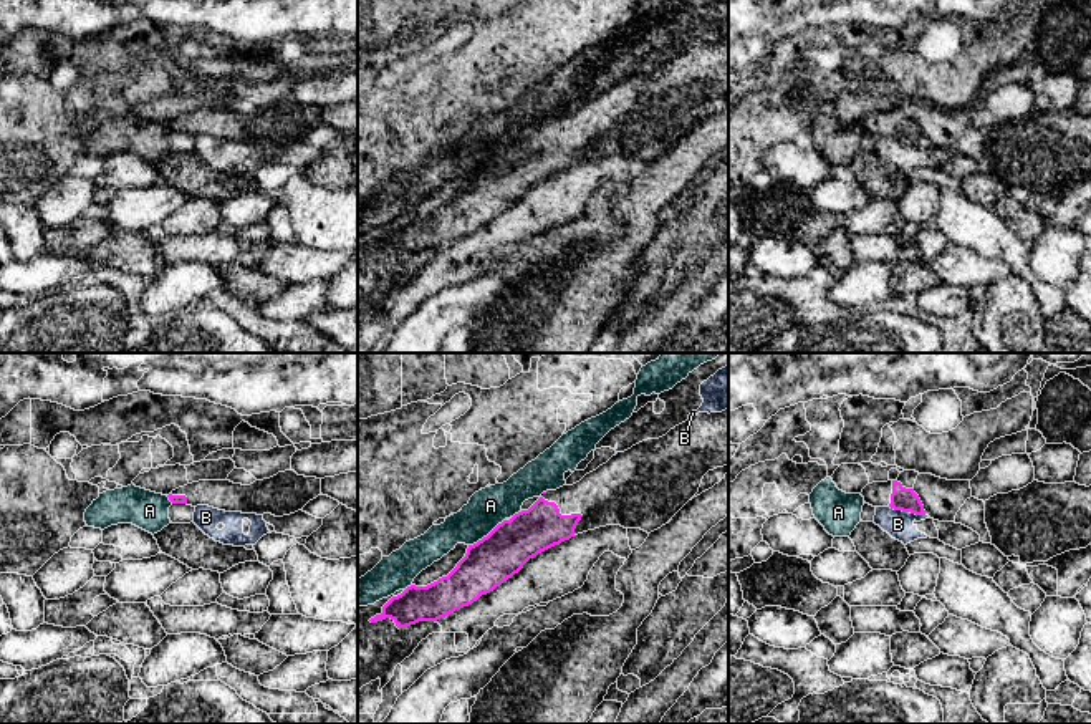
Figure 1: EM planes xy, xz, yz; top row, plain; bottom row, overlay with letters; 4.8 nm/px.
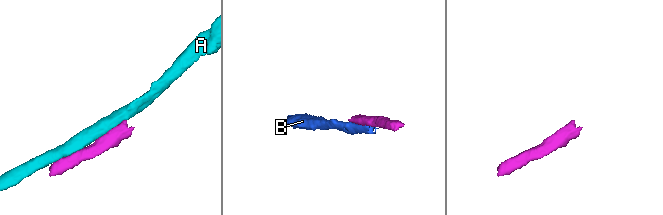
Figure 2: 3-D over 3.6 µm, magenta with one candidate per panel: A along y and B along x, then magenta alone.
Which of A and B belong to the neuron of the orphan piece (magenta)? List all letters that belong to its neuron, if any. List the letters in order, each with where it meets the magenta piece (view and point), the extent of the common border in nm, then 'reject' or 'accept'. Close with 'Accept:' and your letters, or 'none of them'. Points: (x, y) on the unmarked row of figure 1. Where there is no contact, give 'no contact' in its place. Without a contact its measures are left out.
A: contact xz (487, 164); length 220 nm; reject
B: contact yz (908, 139); length 180 nm; reject
Accept: none of them

